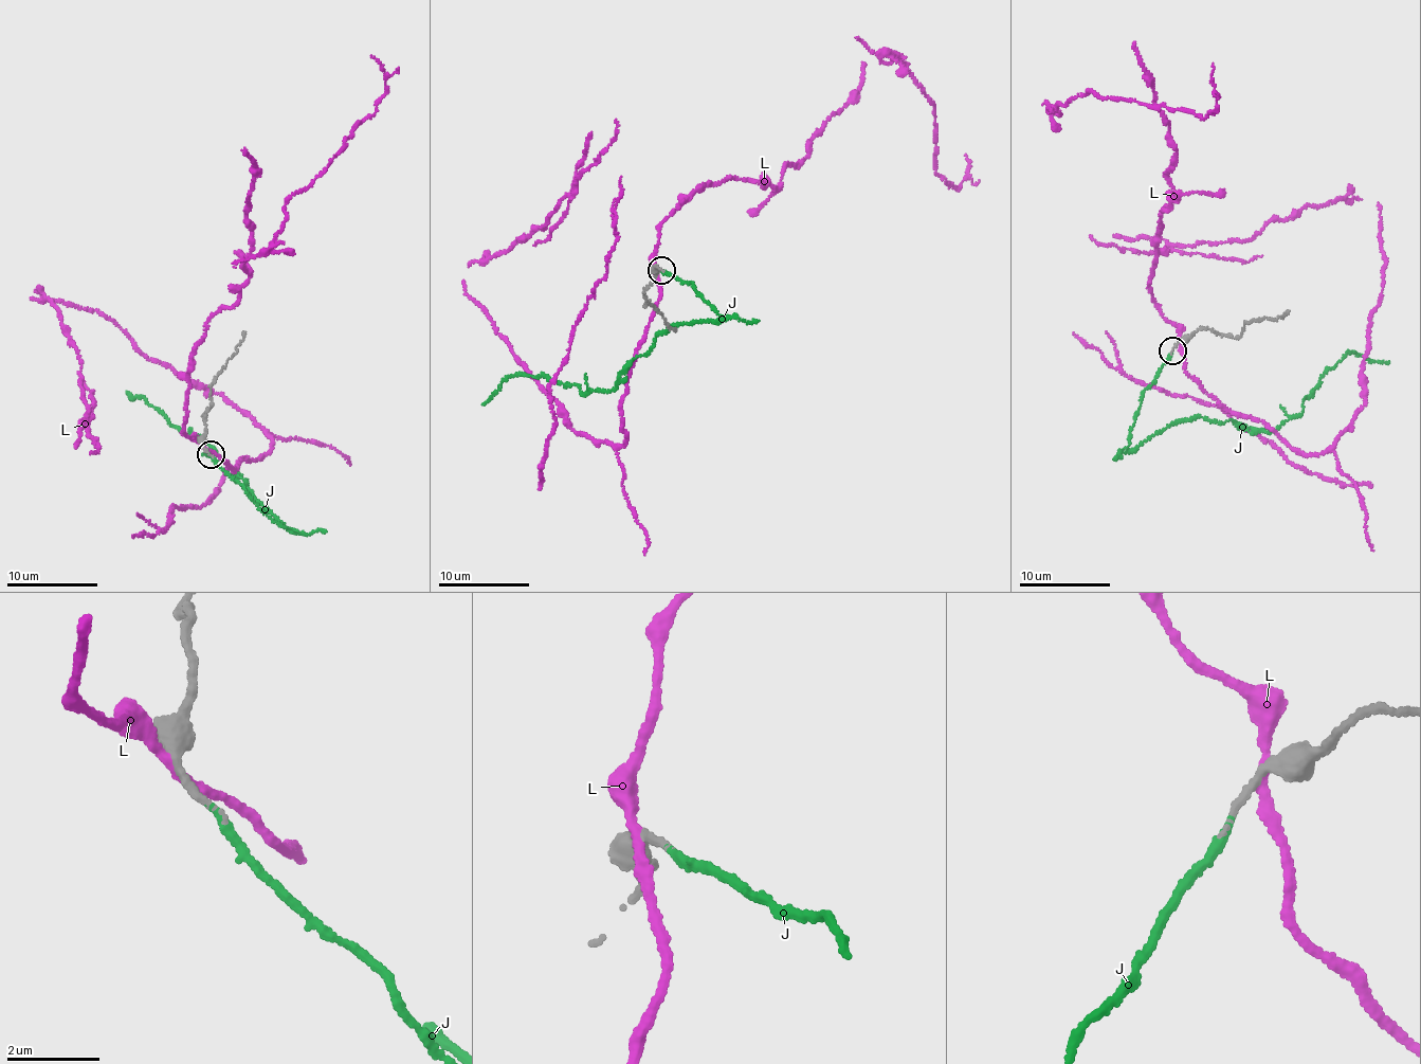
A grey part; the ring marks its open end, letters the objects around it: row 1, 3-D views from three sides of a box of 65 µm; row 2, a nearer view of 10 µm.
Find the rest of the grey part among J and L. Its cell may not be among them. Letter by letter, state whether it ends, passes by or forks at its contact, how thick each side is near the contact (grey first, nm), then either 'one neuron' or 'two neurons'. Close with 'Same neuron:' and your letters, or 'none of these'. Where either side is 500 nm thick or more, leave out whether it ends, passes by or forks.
J: it ends | 150/160 nm | two neurons
L: it passes by | 320/190 nm | two neurons
Same neuron: none of these

